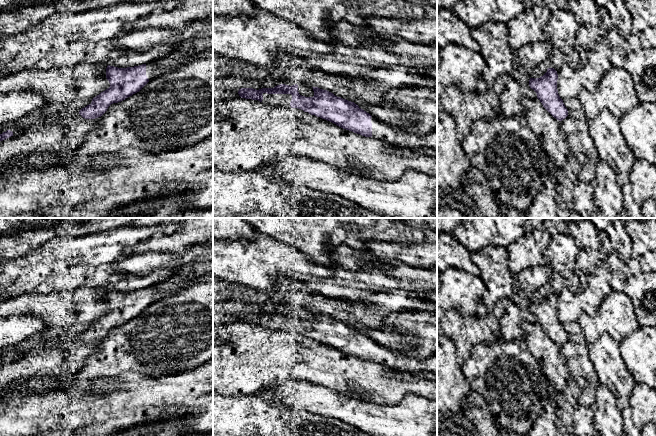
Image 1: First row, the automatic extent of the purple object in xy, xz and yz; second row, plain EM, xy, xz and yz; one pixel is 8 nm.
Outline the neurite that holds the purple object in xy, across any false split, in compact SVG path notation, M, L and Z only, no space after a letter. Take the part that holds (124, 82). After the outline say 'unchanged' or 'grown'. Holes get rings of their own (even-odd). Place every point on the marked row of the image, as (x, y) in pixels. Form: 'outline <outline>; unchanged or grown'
outline M213 34L191 35L187 36L185 43L171 54L134 67L118 68L108 65L106 68L106 78L110 87L92 99L92 102L79 111L79 114L85 119L95 119L101 117L113 103L118 103L133 94L139 92L149 81L175 69L183 63L193 60L196 54L213 50Z; grown

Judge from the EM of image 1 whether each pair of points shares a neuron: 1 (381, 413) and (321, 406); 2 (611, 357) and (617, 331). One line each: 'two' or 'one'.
1: one
2: two

